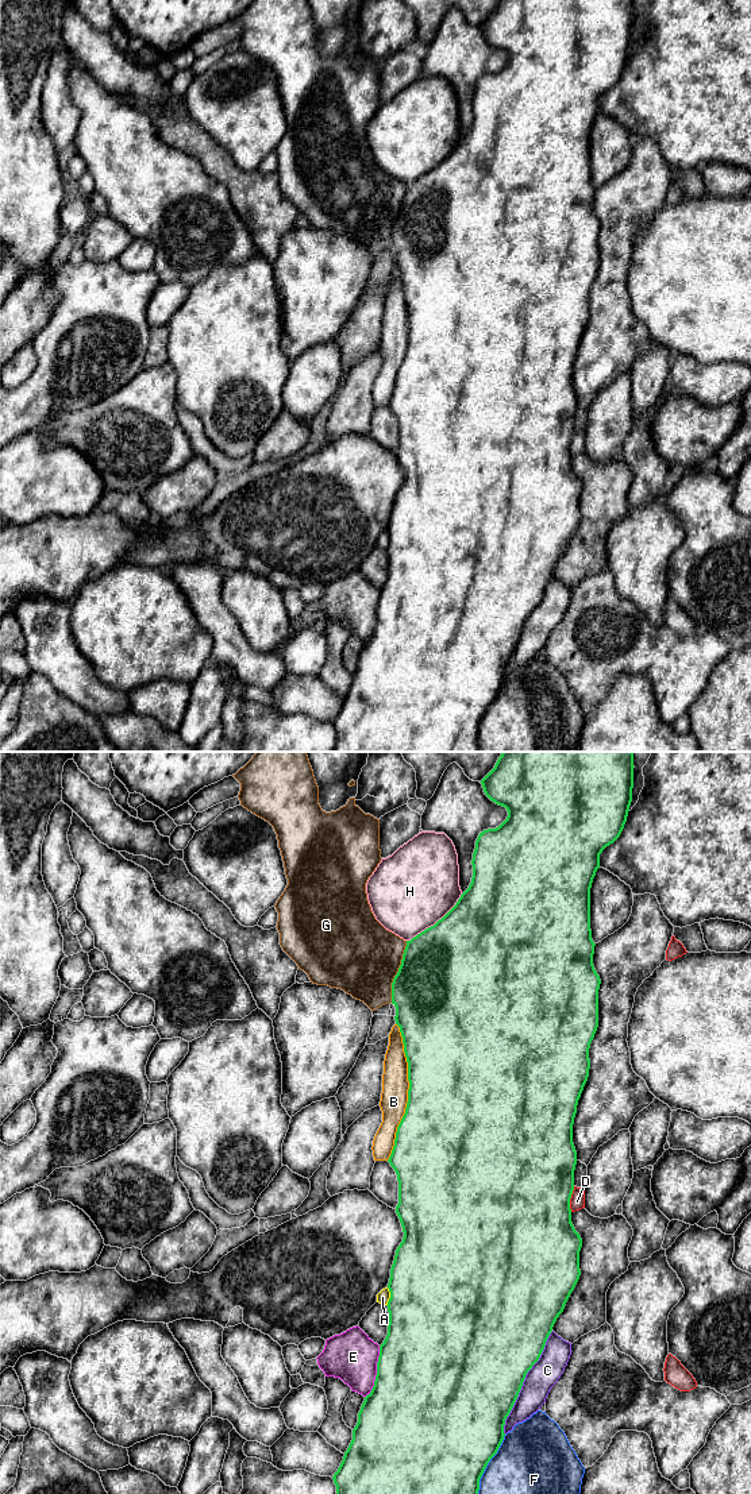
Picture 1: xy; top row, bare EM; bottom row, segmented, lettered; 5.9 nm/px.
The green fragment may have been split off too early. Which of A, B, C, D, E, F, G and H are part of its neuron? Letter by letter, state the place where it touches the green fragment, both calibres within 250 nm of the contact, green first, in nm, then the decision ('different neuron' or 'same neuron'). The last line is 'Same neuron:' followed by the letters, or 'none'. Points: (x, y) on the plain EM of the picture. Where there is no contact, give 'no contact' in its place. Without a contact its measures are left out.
A: contact xy (391, 541); calibres 500 and 80 nm; different neuron
B: contact xy (408, 336); calibres 500 and 160 nm; different neuron
C: contact xy (523, 625); calibres 500 and 170 nm; same neuron
D: contact xy (570, 441); calibres 500 and 90 nm; different neuron
E: contact xy (377, 616); calibres 500 and 300 nm; different neuron
F: contact xy (484, 714); calibres 500 and 500 nm; different neuron
G: contact xy (397, 216); calibres 500 and 460 nm; different neuron
H: contact xy (436, 166); calibres 500 and 480 nm; different neuron
Same neuron: C

